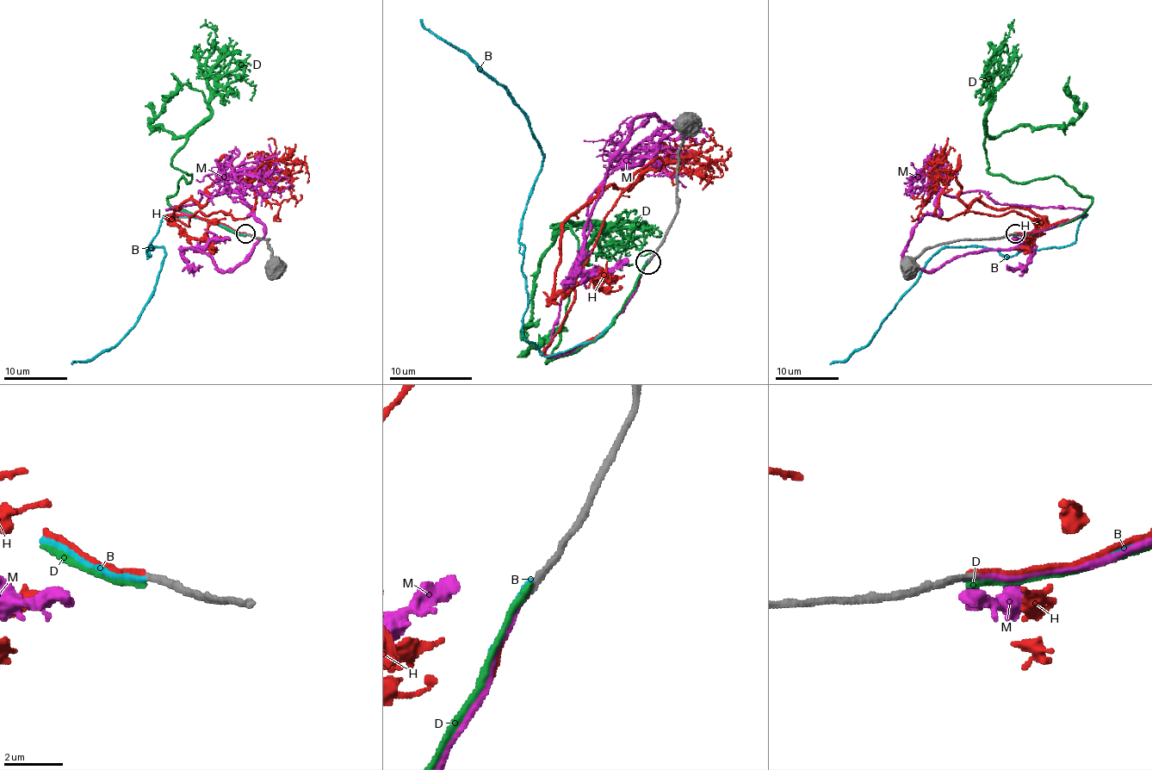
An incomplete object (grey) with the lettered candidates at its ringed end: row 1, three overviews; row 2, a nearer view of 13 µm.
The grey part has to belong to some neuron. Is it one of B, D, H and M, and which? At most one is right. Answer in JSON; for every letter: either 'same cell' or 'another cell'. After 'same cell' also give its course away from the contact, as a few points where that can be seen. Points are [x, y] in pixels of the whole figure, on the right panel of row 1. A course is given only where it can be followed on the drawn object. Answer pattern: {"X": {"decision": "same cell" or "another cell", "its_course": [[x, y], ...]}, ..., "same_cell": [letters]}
{"B": {"decision": "another cell"}, "D": {"decision": "another cell"}, "H": {"decision": "same cell", "its_course": [[1013, 233], [1085, 214], [939, 216], [958, 158], [965, 205], [1039, 214], [1028, 239], [1034, 218]]}, "M": {"decision": "another cell"}, "same_cell": ["H"]}

